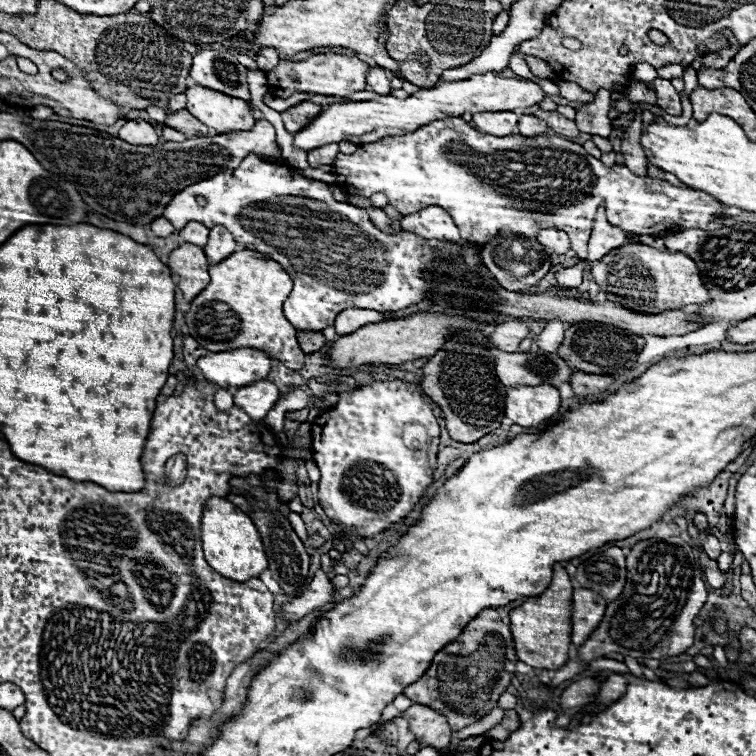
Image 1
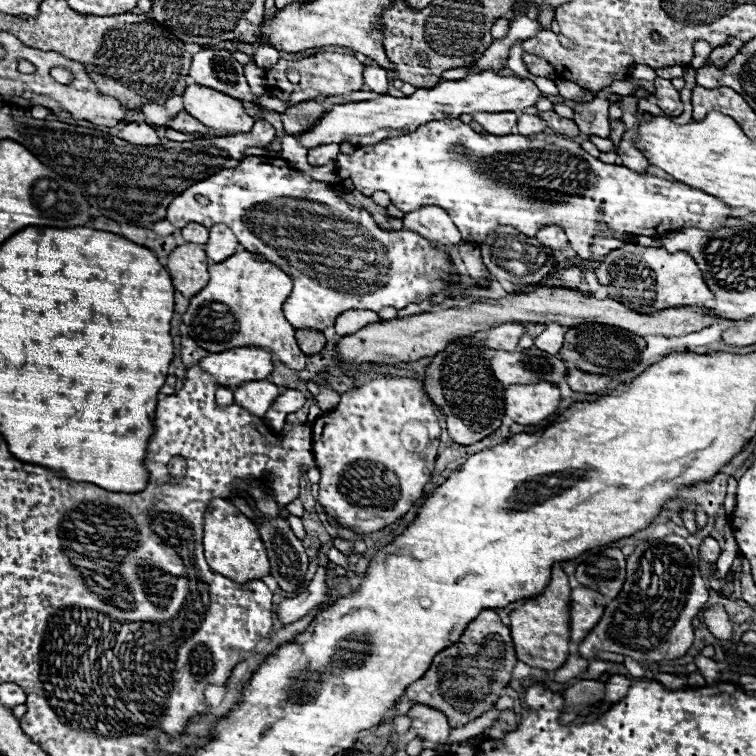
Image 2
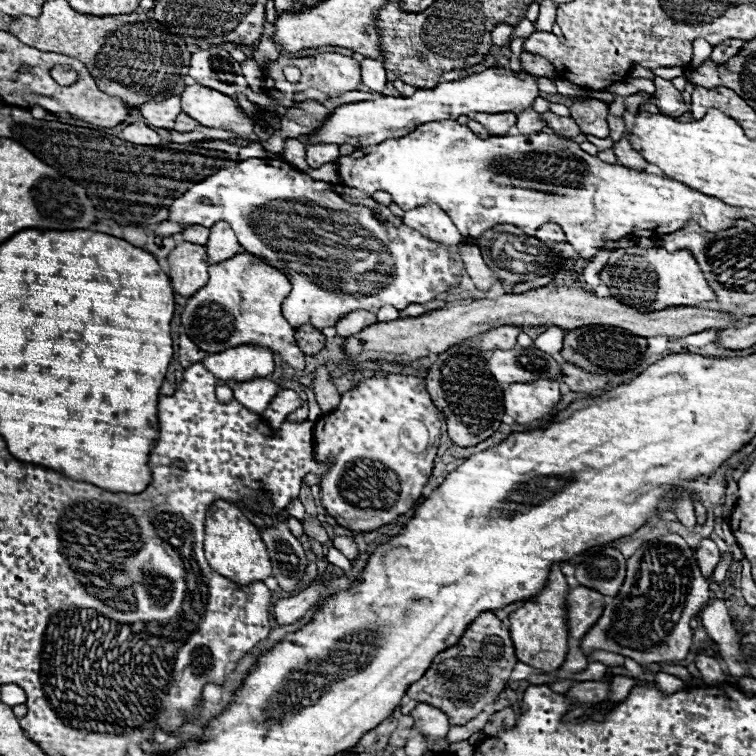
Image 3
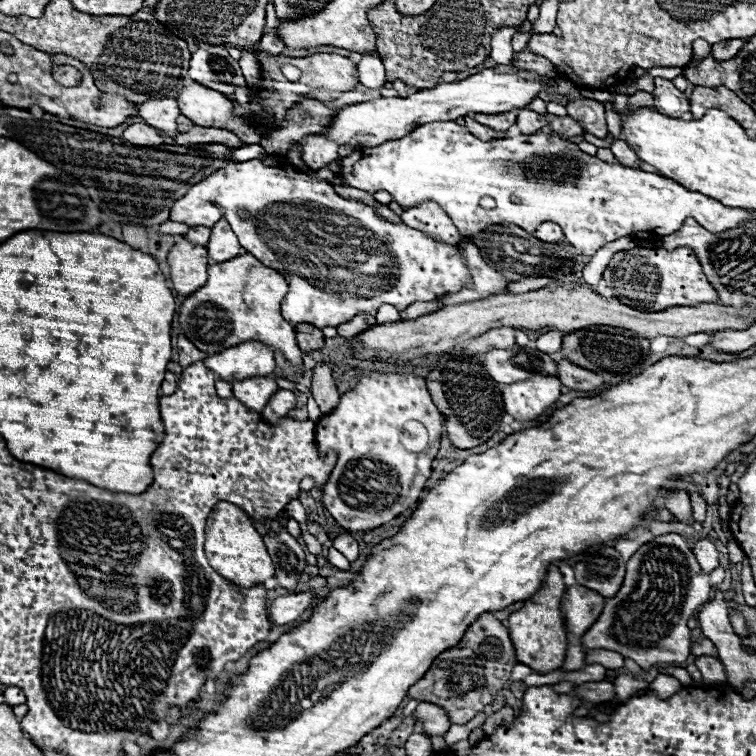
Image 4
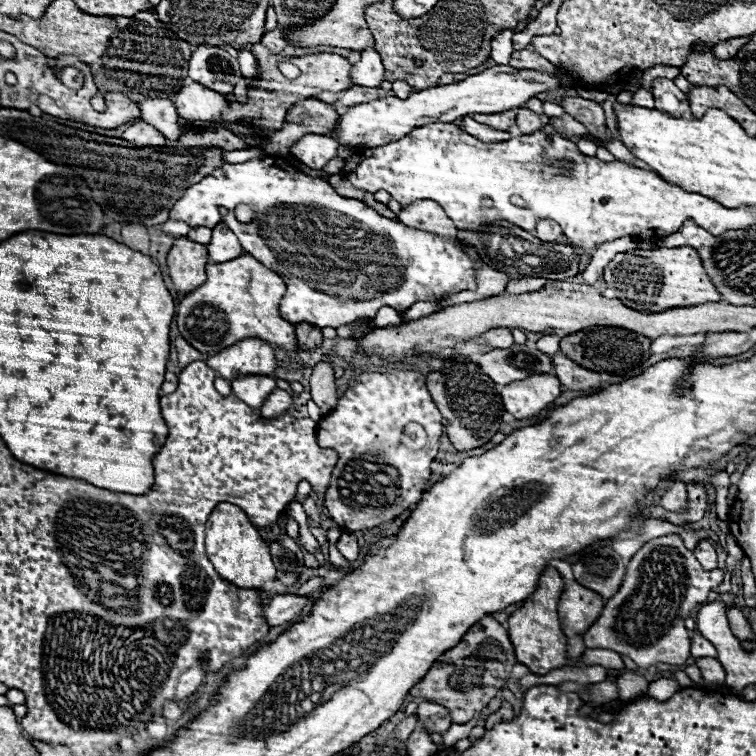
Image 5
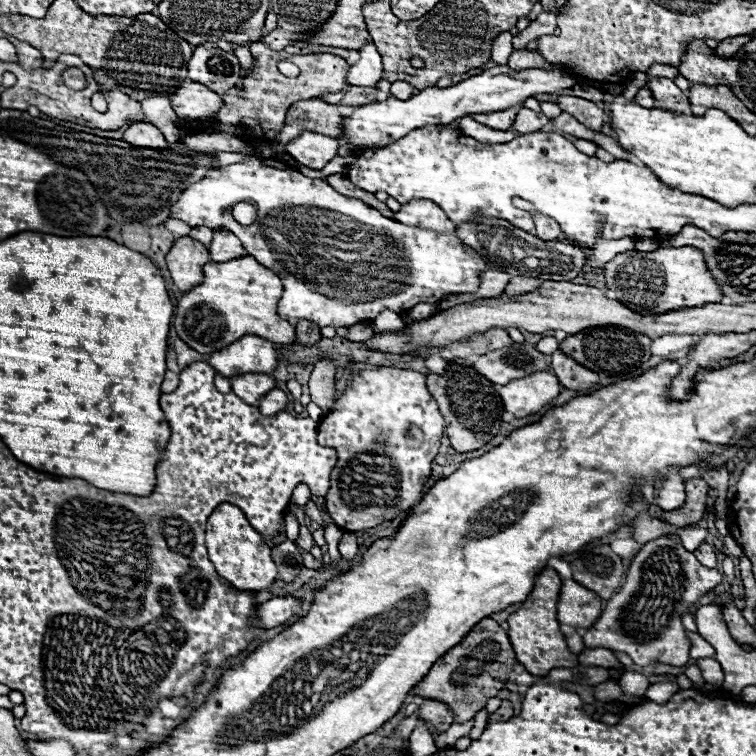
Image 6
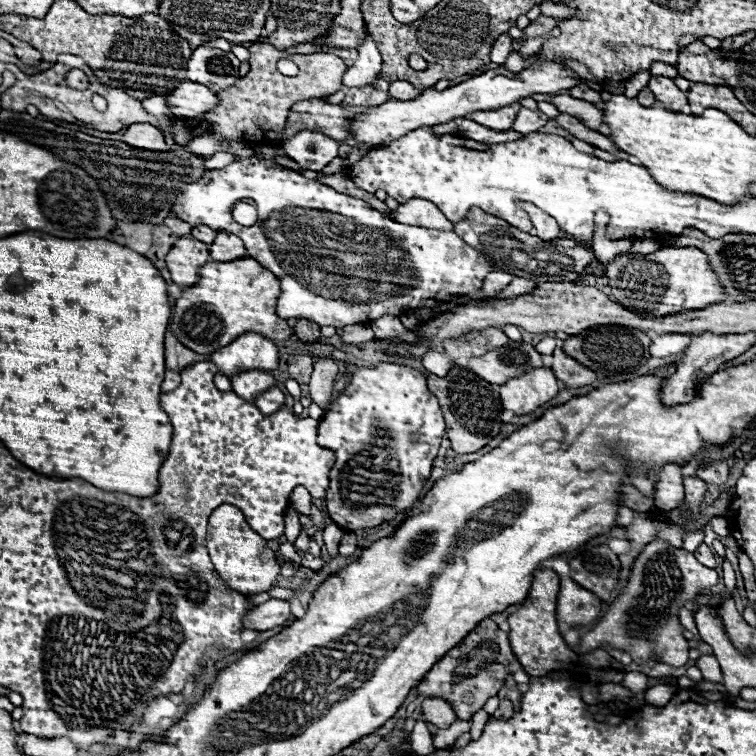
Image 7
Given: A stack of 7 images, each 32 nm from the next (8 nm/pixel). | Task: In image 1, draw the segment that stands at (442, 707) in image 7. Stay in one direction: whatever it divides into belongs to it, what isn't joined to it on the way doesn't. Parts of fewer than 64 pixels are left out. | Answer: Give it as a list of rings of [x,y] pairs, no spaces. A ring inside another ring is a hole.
[[[412,704],[402,716],[408,718],[410,732],[414,732],[422,746],[430,744],[432,748],[440,750],[450,744],[452,730],[440,712],[432,712],[432,708],[424,708],[422,704]]]

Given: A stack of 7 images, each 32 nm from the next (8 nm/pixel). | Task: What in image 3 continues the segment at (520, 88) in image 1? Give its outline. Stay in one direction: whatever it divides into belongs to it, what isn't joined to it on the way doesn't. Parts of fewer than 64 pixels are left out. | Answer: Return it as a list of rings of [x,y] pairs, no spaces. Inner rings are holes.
[[[506,66],[486,68],[484,72],[470,74],[464,80],[442,82],[434,88],[416,90],[408,98],[394,98],[394,96],[380,96],[378,100],[366,100],[356,104],[344,104],[328,116],[328,120],[310,134],[308,138],[336,142],[336,144],[352,144],[356,148],[362,146],[376,146],[390,138],[400,138],[410,134],[416,126],[432,120],[456,120],[458,116],[468,116],[470,112],[514,112],[532,106],[534,98],[538,98],[540,90],[536,84],[536,76],[532,74],[518,74]]]

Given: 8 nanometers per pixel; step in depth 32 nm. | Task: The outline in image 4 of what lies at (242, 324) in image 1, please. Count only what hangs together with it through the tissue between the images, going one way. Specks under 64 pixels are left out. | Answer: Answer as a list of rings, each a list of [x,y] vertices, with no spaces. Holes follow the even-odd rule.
[[[242,254],[208,266],[208,282],[186,296],[180,306],[178,324],[182,334],[202,352],[216,354],[228,346],[258,340],[284,352],[286,360],[294,366],[302,366],[302,350],[296,344],[294,326],[280,316],[280,302],[286,292],[288,284],[282,274],[264,266],[252,254]]]

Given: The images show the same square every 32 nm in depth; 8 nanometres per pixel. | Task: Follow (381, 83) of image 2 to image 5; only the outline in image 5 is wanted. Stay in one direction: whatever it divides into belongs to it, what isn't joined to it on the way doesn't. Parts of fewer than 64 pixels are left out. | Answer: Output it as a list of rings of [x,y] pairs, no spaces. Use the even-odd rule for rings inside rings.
[[[364,48],[360,62],[352,66],[352,84],[366,86],[366,88],[378,88],[384,80],[384,66],[380,60],[380,54],[374,48]]]

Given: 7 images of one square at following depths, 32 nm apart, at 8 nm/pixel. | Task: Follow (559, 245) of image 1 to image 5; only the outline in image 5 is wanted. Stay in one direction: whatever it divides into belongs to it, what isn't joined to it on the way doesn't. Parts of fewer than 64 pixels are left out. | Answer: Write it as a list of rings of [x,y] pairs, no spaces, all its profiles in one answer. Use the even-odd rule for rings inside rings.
[[[538,220],[536,224],[536,238],[544,242],[562,242],[562,230],[554,220]]]

